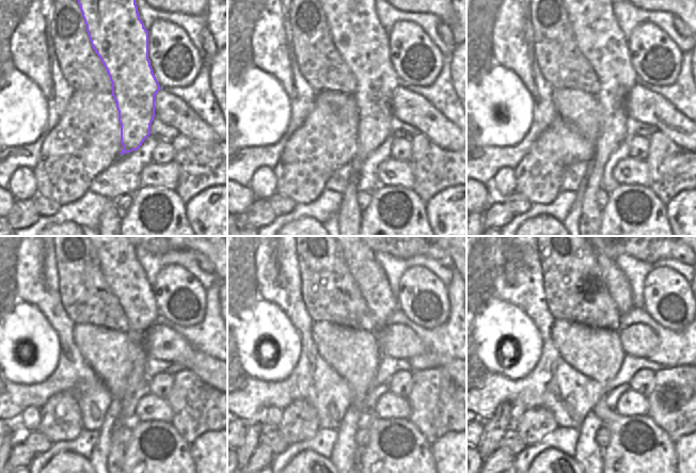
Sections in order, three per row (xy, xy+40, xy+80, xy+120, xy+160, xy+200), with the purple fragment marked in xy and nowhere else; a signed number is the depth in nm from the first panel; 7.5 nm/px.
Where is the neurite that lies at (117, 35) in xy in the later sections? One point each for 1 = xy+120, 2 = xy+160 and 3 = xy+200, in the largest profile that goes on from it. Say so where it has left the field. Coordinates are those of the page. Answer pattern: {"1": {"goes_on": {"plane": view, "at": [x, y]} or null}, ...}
{"1": {"goes_on": {"plane": "xy+120", "at": [126, 279]}}, "2": {"goes_on": {"plane": "xy+160", "at": [373, 283]}}, "3": {"goes_on": {"plane": "xy+200", "at": [618, 286]}}}

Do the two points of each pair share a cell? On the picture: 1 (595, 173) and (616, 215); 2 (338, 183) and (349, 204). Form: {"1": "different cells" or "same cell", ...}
{"1": "different cells", "2": "different cells"}

